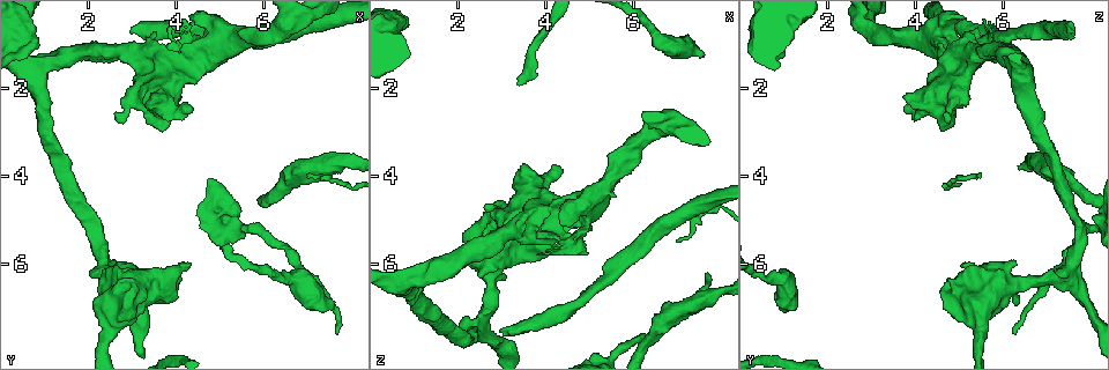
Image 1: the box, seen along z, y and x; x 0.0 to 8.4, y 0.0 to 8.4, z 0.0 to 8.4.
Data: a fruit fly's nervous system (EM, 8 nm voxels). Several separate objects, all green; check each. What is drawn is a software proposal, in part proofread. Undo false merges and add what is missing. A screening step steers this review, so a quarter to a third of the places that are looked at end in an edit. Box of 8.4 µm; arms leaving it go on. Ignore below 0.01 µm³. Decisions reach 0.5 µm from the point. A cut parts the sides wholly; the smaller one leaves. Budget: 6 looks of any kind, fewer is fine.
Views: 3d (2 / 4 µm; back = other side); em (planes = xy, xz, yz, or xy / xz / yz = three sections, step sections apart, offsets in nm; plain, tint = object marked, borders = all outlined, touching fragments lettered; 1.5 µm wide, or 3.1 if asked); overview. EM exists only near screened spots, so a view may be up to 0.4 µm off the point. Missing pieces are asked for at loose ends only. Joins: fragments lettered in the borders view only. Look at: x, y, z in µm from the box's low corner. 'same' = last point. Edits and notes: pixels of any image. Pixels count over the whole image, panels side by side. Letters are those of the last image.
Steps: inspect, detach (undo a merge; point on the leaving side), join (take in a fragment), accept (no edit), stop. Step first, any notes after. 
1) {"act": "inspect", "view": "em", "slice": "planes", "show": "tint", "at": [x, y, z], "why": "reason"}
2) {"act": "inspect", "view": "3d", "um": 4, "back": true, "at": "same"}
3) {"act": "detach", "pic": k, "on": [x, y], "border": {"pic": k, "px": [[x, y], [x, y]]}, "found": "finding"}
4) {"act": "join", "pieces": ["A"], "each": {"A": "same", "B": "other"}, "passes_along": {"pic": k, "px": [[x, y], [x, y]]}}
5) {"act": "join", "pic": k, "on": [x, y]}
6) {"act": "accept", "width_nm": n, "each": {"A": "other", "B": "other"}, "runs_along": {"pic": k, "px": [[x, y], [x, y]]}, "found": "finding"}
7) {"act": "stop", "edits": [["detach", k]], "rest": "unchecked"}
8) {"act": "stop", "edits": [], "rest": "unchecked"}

{"act": "inspect", "view": "3d", "um": 2, "at": [4.00, 6.50, 5.85], "why": "free end"}

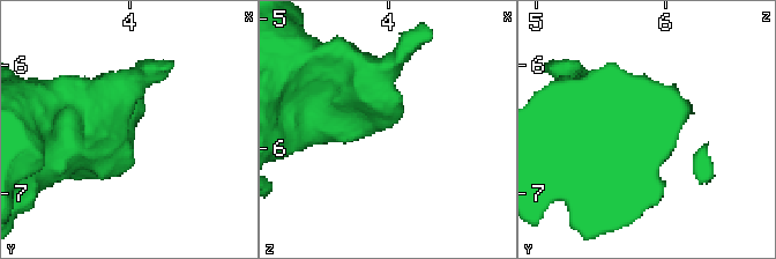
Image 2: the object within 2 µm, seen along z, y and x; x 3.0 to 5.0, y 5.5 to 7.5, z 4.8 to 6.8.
{"act": "inspect", "view": "em", "slice": "planes", "show": "plain", "at": [4.02, 6.50, 5.84], "why": "shape alone is not enough"}

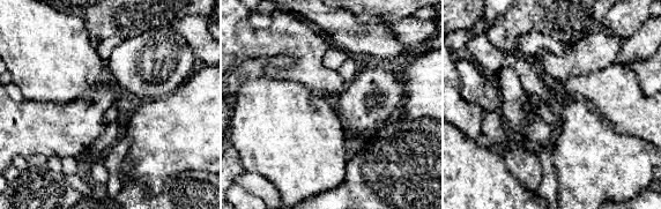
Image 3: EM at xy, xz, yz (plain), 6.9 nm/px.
{"act": "inspect", "view": "em", "slice": "planes", "show": "borders", "at": "same", "why": "see the neighbours"}

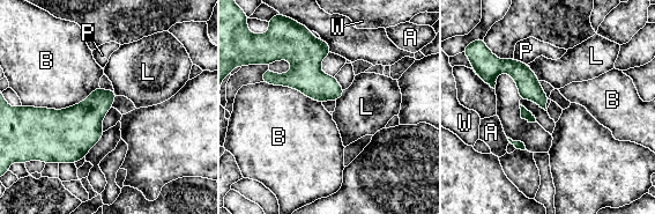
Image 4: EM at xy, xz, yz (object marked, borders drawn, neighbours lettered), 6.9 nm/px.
{"act": "accept", "longest_contact_nm": ["B", 500], "each": {"A": "other", "B": "other", "L": "other", "P": "other", "W": "other"}, "found": "no lettered fragment goes on from it"}

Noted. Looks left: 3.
{"act": "inspect", "view": "em", "slice": "planes", "show": "borders", "at": [7.65, 7.60, 6.20], "why": "tapers out"}

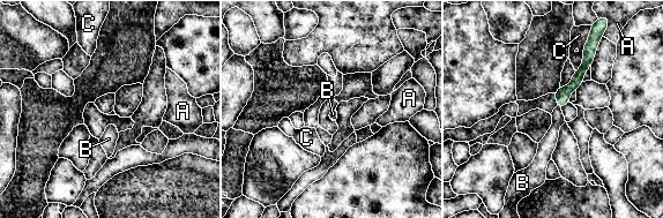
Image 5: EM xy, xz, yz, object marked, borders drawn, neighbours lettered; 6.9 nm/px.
{"act": "join", "pieces": ["B"], "longest_contact_nm": ["C", 240], "each": {"A": "other", "B": "same", "C": "other"}, "passes_along": {"pic": 5, "px": [[563, 95], [559, 107], [549, 141]]}, "found": "it goes on there"}

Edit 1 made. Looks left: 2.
{"act": "stop", "edits": [["join", 5]], "rest": "unchecked"}

